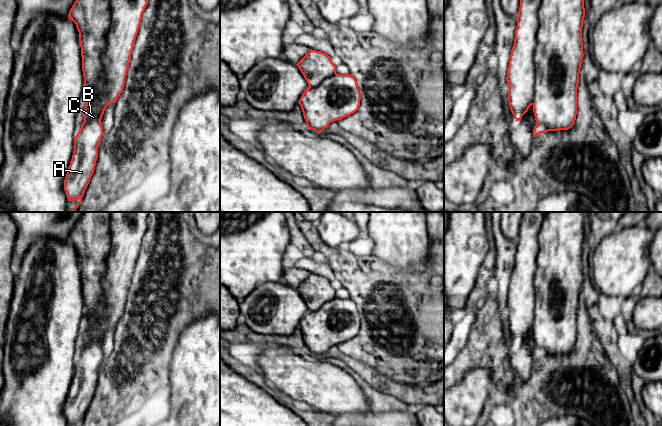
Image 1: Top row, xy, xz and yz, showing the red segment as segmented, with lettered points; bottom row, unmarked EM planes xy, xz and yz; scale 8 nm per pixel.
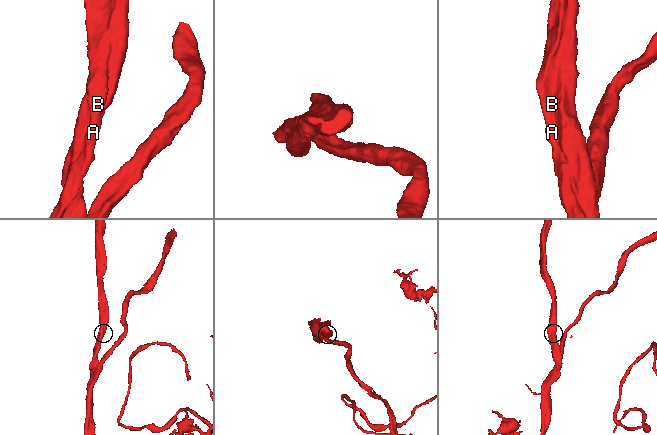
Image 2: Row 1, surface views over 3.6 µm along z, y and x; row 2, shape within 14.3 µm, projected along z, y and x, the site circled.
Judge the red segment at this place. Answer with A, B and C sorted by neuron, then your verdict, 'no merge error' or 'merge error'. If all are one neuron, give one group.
groups A B C; no merge error

